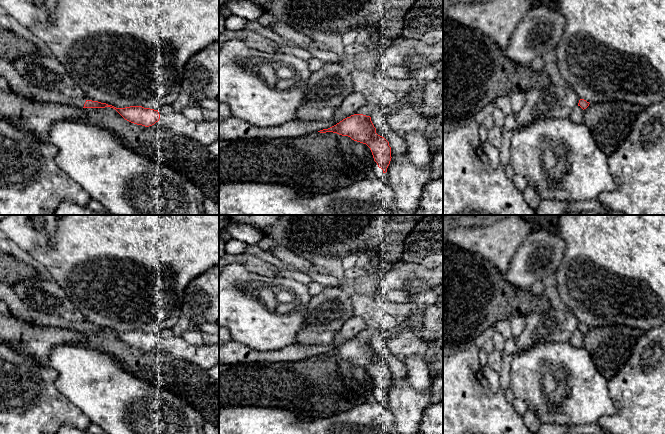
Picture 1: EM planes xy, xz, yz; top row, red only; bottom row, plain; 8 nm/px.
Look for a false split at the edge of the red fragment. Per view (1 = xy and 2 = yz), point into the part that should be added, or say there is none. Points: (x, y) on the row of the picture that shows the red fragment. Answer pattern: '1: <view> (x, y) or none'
1: xy (16, 82)
2: none

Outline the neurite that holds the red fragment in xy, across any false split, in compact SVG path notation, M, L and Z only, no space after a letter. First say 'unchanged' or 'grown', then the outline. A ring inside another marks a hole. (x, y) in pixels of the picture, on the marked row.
grown; M0 57L0 76L8 82L11 90L28 98L34 98L39 102L67 103L79 108L105 108L115 109L125 120L145 127L154 125L160 119L158 110L144 108L142 106L130 106L116 108L106 103L93 101L88 97L68 99L61 93L38 88L29 84L14 68L12 62Z

